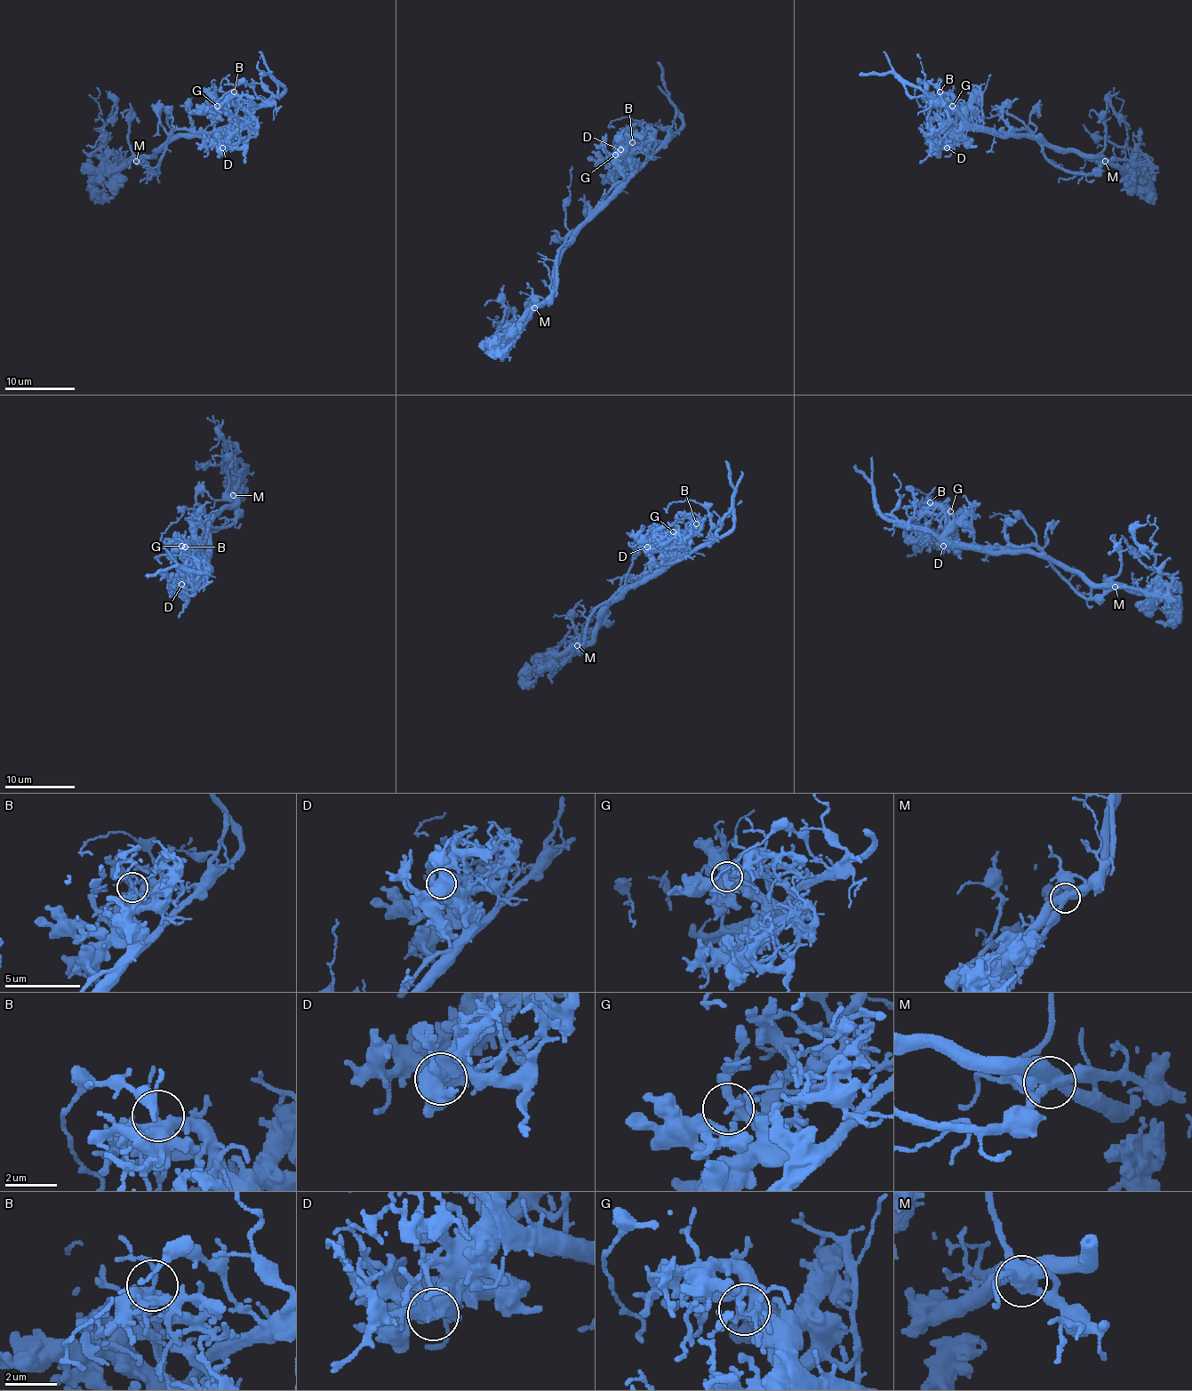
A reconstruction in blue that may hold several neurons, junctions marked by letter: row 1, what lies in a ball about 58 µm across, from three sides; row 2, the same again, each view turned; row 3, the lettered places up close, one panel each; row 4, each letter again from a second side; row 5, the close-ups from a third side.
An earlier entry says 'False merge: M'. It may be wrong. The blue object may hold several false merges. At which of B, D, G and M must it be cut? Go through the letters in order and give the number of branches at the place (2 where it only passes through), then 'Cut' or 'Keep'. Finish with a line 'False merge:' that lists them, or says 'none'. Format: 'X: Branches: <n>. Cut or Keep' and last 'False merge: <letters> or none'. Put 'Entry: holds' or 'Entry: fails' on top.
Entry: holds
B: Branches: 6. Keep
D: Branches: 2. Keep
G: Branches: 3. Keep
M: Branches: 4. Cut
False merge: M

